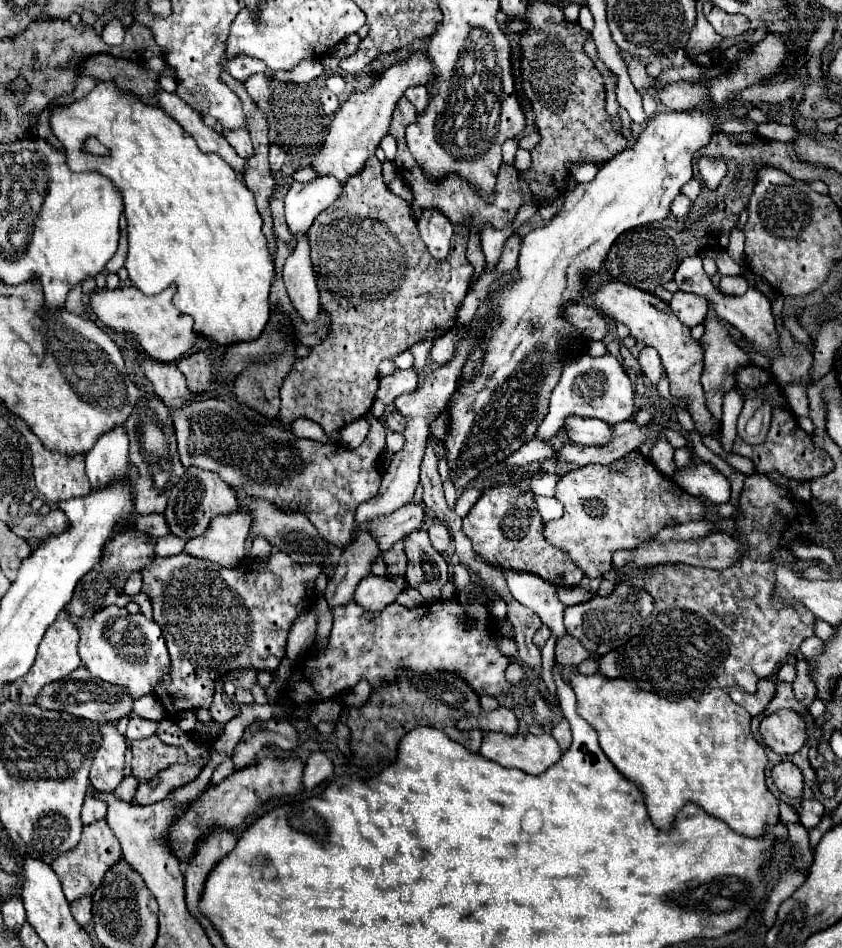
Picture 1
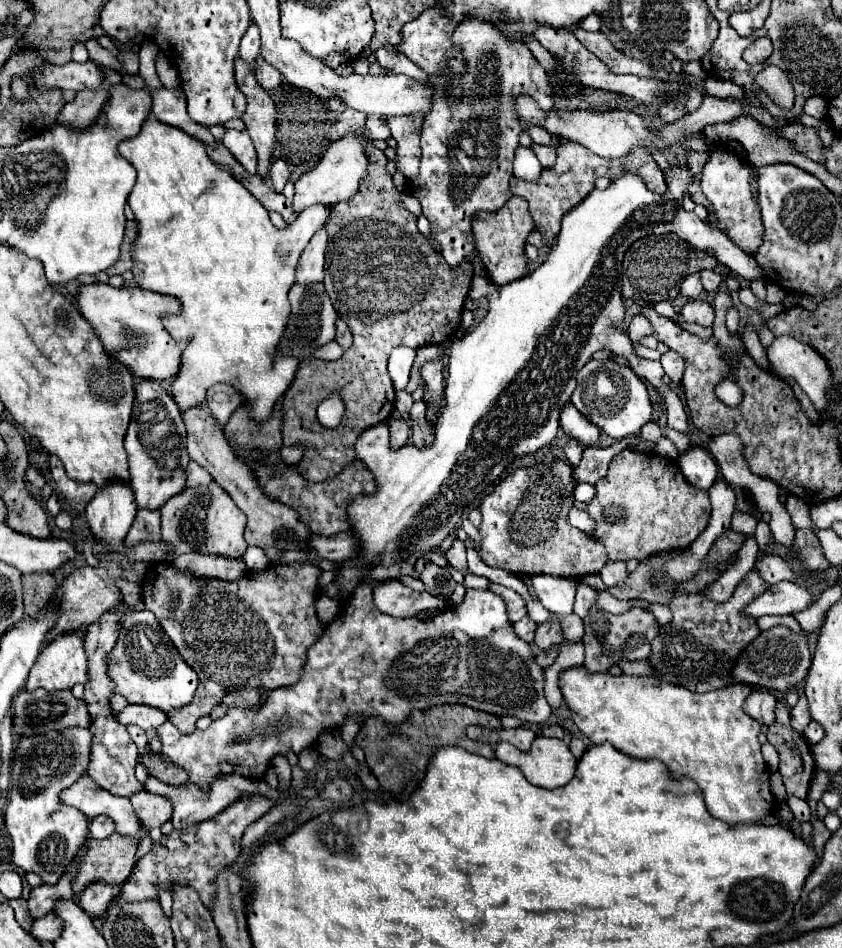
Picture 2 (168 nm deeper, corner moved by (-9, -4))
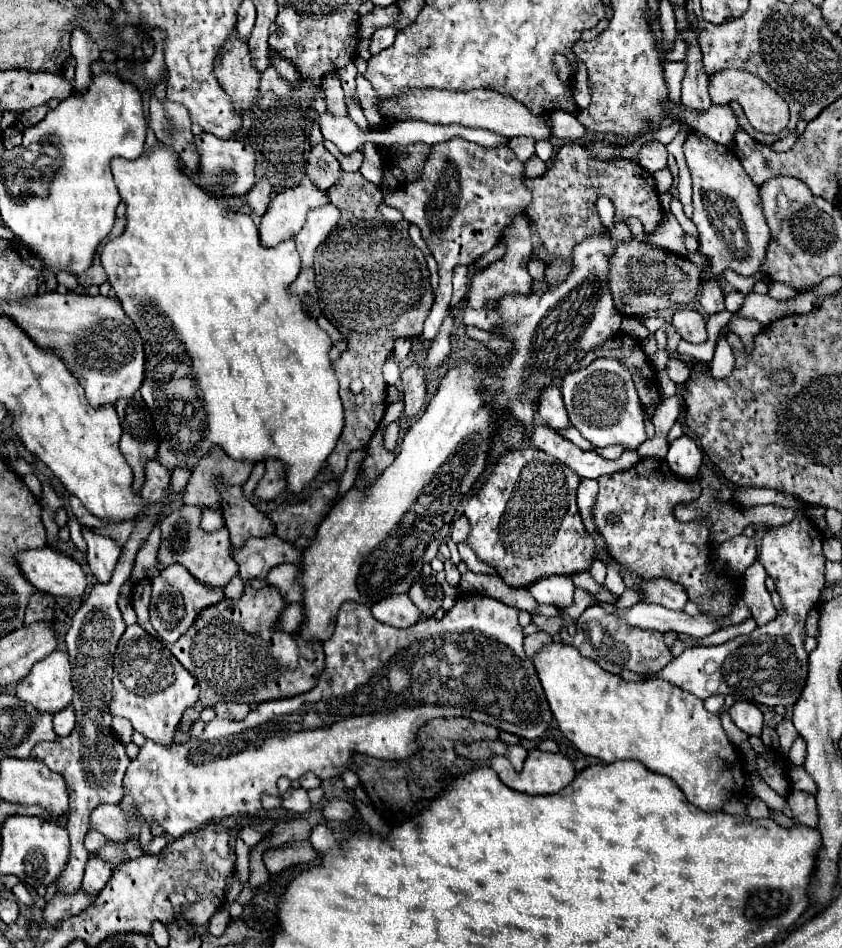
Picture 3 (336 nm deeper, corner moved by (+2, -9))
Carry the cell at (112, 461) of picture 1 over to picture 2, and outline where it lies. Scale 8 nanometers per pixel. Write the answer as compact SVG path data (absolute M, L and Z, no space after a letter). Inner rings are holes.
M113 482L97 492L87 504L87 522L93 536L105 544L119 546L137 514L137 504L129 484Z

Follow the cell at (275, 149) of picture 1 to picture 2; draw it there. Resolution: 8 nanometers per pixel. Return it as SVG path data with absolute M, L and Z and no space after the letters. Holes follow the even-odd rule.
M275 160L275 162L271 164L269 178L271 178L271 184L273 184L275 192L283 192L285 182L289 180L289 168L287 168L287 162L285 162L285 160Z

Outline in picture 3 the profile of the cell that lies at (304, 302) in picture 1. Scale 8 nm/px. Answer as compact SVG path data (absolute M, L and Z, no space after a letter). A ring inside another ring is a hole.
M328 203L308 213L308 221L302 231L296 235L296 247L302 259L302 269L312 267L316 247L326 239L326 235L336 227L340 219L340 211Z

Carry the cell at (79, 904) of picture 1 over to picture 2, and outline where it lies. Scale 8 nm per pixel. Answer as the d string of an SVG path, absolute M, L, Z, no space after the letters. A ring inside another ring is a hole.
M95 880L93 884L89 884L81 894L79 894L79 900L77 904L89 914L89 916L95 916L95 918L101 918L105 914L105 910L109 908L111 900L119 894L119 890L103 880Z

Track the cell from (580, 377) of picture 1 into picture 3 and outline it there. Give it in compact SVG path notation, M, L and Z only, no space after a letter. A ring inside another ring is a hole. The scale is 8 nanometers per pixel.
M596 359L588 367L572 371L562 381L562 397L566 403L566 411L570 423L582 433L584 439L594 443L596 447L608 447L614 443L624 445L626 449L638 449L644 443L644 409L638 399L636 387L630 379L630 373L622 367L618 359ZM610 409L618 409L618 421L602 421L602 415Z

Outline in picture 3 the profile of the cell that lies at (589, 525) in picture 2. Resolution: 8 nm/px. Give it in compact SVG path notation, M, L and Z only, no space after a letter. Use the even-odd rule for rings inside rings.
M606 559L604 563L606 563L606 581L604 581L604 585L606 585L612 593L622 595L626 585L624 585L624 577L622 577L622 573L620 573L620 565L618 565L614 559Z

